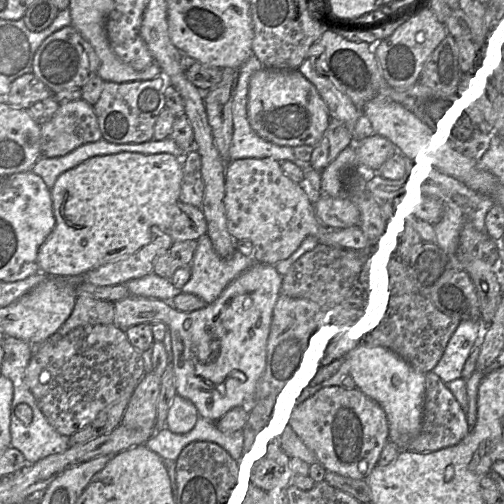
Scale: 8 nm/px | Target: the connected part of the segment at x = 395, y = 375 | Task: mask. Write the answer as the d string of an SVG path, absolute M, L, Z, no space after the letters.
M363 339L348 351L344 359L349 364L349 375L355 386L378 402L384 410L389 426L389 440L400 450L406 449L407 444L421 430L426 389L425 373L413 368L391 350Z

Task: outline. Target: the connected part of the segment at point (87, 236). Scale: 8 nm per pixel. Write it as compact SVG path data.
M119 152L93 156L63 172L50 189L55 226L39 247L39 272L48 277L83 277L86 272L132 255L157 237L169 234L182 179L182 159L167 153Z

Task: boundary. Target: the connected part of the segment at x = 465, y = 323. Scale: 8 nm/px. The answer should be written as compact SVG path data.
M462 320L451 335L442 357L433 368L435 373L452 392L463 410L466 412L468 398L466 381L461 378L462 369L474 347L478 335L486 333L488 325L482 321Z

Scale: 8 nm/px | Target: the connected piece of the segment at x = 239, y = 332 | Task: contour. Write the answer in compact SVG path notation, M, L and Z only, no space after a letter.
M257 262L233 281L214 303L191 313L176 310L171 302L130 296L114 304L114 326L126 332L137 325L165 324L172 339L178 395L191 403L202 418L217 423L233 408L241 407L250 412L260 403L259 381L266 370L267 343L274 307L281 295L282 281L283 276L275 266Z

